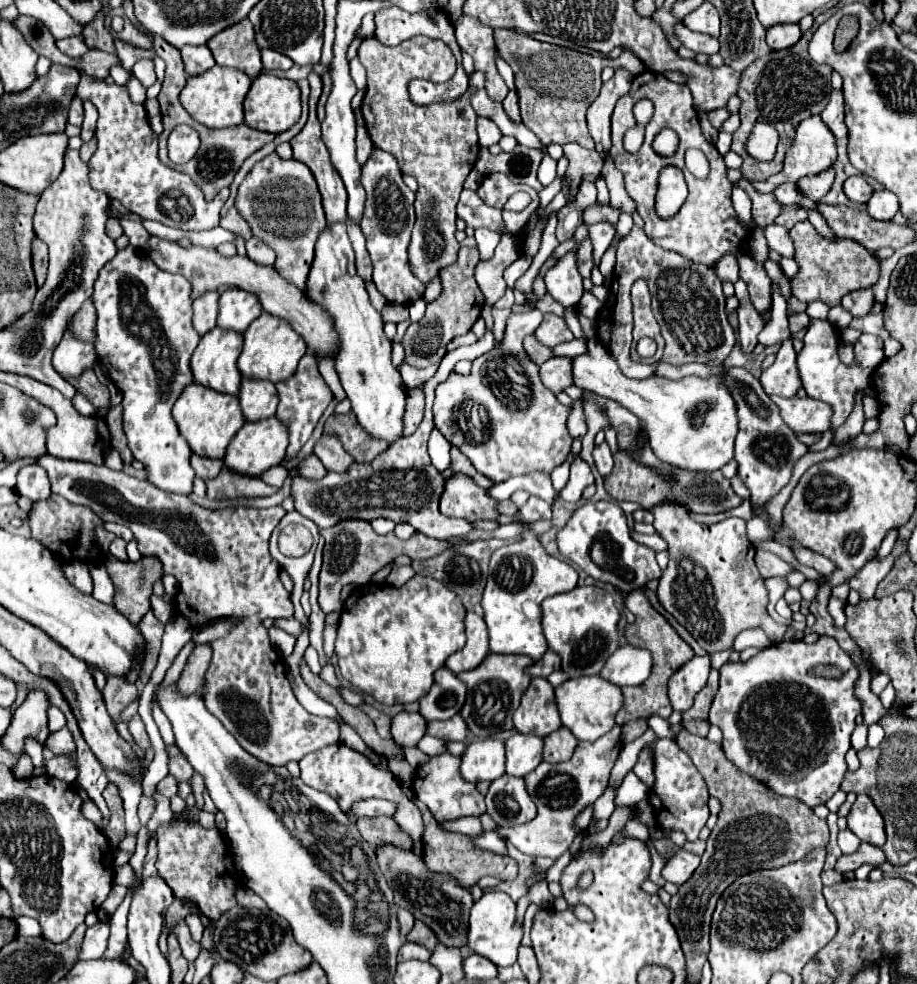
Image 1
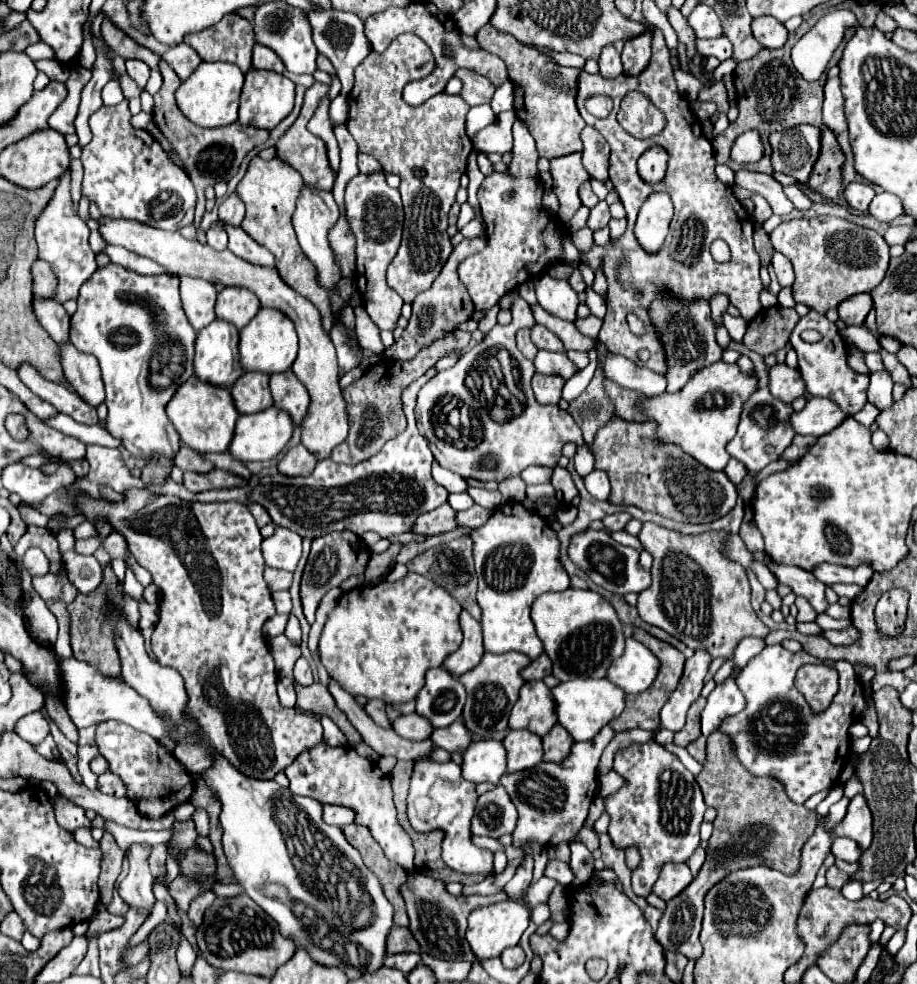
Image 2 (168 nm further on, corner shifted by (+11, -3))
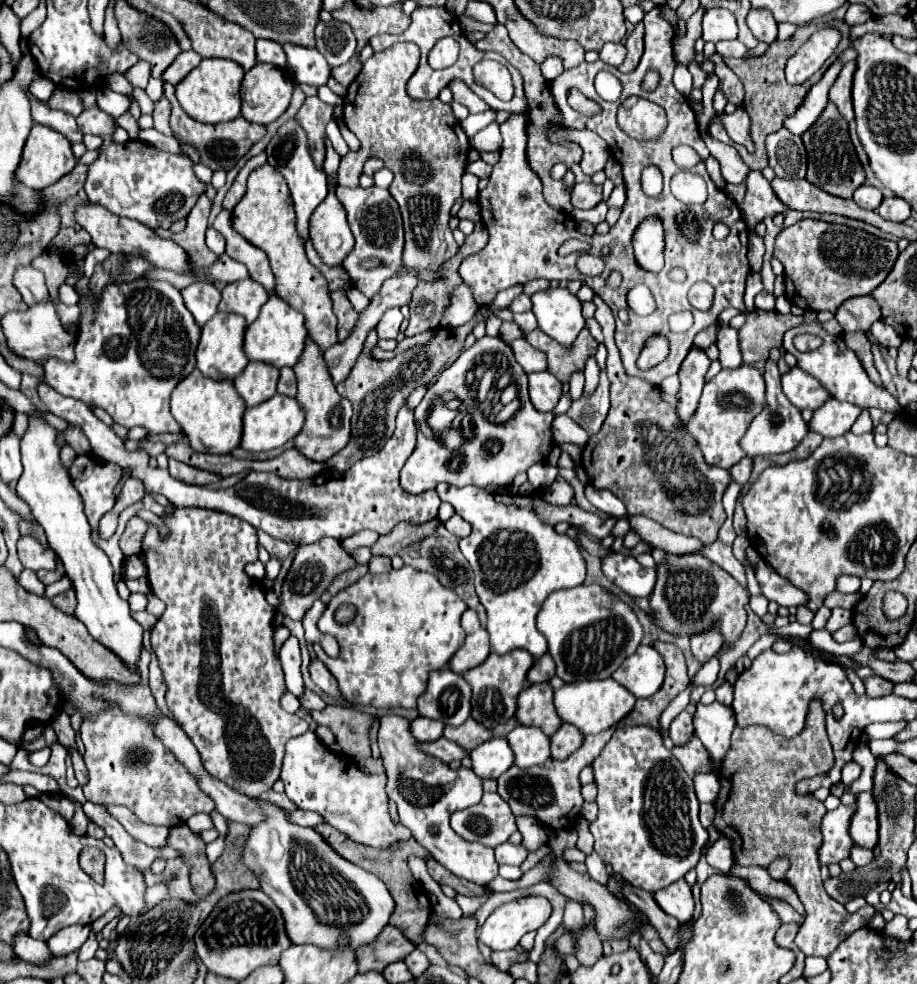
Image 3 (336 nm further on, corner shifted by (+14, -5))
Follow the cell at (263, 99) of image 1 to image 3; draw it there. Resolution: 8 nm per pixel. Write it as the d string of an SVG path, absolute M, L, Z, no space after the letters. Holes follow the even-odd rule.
M256 64L244 74L242 82L242 118L256 124L278 120L292 98L292 76L270 64Z

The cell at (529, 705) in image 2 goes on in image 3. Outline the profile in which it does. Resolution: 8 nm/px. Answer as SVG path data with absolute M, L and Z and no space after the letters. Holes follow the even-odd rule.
M532 684L518 696L516 720L522 726L536 726L544 730L544 734L552 736L562 720L552 702L554 690L548 684Z

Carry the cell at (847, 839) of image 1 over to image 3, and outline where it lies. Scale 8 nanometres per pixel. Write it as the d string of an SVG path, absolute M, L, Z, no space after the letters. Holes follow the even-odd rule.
M852 846L852 852L850 852L850 860L856 864L856 866L866 866L872 862L872 850L866 850L862 846Z

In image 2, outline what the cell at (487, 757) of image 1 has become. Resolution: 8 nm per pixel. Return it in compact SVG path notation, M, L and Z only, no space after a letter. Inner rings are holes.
M477 740L465 750L463 778L475 784L479 782L499 784L499 778L505 772L507 772L507 752L503 742Z

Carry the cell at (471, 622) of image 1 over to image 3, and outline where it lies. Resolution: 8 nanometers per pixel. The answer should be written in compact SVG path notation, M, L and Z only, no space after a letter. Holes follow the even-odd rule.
M466 610L462 614L462 628L466 632L466 640L464 640L462 648L448 662L448 668L458 674L464 674L466 670L482 664L486 660L486 656L490 654L488 632L480 626L474 610Z

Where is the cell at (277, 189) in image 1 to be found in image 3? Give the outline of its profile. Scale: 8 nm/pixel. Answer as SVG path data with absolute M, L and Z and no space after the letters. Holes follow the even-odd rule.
M264 164L252 170L252 174L248 176L248 190L232 212L232 228L238 234L242 234L248 242L262 248L268 254L276 278L274 292L280 298L284 298L294 310L304 314L308 332L314 338L314 342L322 350L328 350L332 344L336 344L338 342L336 316L332 312L328 284L324 276L306 258L304 242L294 228L294 210L292 210L290 192L284 182L284 176L276 168Z

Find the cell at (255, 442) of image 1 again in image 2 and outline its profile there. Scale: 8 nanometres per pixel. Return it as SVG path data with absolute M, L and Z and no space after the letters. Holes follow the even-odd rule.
M267 408L255 414L241 414L229 452L241 462L271 460L291 440L295 422L281 408Z

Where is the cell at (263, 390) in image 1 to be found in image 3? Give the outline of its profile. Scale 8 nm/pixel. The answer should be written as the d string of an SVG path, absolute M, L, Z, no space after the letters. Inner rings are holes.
M248 362L244 372L234 378L234 386L248 408L266 402L276 394L278 368L264 362Z

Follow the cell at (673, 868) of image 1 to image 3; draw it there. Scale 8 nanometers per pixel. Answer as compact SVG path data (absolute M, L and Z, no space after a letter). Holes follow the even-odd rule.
M684 878L680 882L672 882L672 886L666 886L664 890L656 890L654 900L666 914L678 918L678 922L686 922L694 914L692 890Z

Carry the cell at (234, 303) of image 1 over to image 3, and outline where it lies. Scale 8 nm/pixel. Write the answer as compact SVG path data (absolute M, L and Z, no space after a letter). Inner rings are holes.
M248 278L224 286L218 310L240 314L246 320L246 324L250 324L252 320L258 318L258 312L268 298L270 294L258 282Z

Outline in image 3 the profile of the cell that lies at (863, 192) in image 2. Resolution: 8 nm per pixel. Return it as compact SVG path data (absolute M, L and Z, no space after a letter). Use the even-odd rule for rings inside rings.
M862 184L860 188L856 188L854 192L854 198L852 198L860 208L864 210L876 210L878 204L882 202L882 192L874 186L868 186L868 184Z

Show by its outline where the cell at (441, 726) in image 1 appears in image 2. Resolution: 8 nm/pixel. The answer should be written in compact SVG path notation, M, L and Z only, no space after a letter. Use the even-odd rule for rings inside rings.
M457 720L455 724L447 726L447 728L435 728L431 740L435 740L435 744L439 744L439 748L447 750L447 752L465 752L467 746L471 744L471 732L465 728L463 720Z

